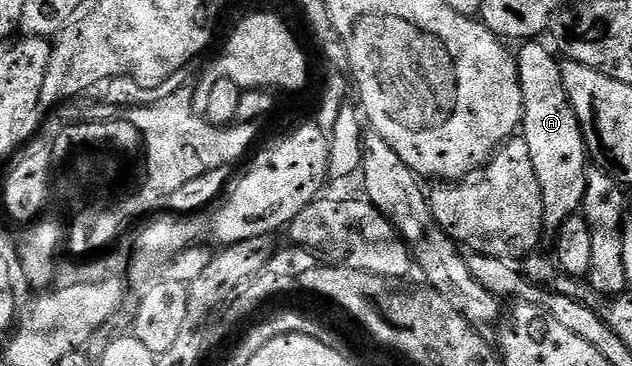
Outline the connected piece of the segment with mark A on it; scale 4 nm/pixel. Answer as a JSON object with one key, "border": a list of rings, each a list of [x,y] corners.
{"border":[[[532,39],[521,44],[516,66],[524,104],[522,136],[526,147],[530,147],[530,163],[534,163],[538,187],[542,187],[542,241],[545,246],[552,247],[556,244],[556,234],[559,233],[562,223],[581,212],[588,186],[590,158],[582,127],[578,123],[578,115],[574,115],[574,107],[570,107],[566,87],[562,87],[562,71],[557,54],[552,54],[546,46],[539,45],[540,43],[539,40]]]}

